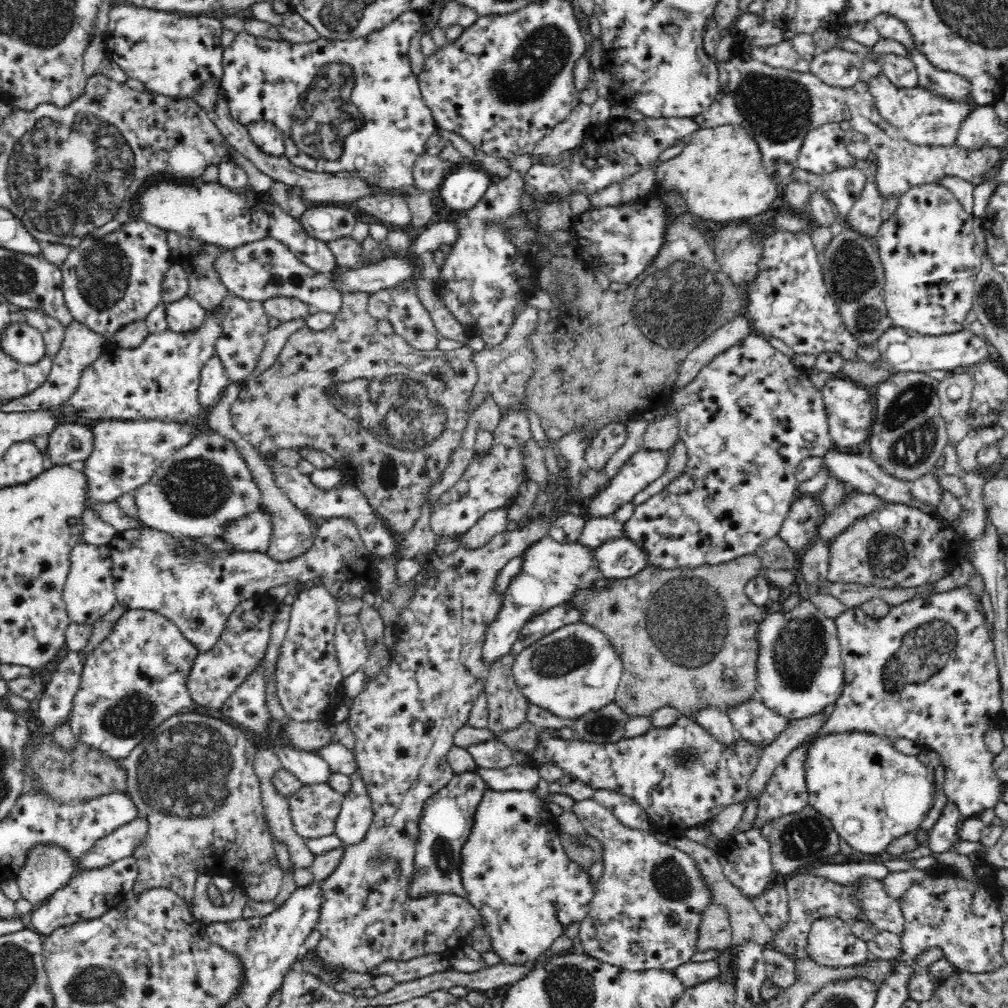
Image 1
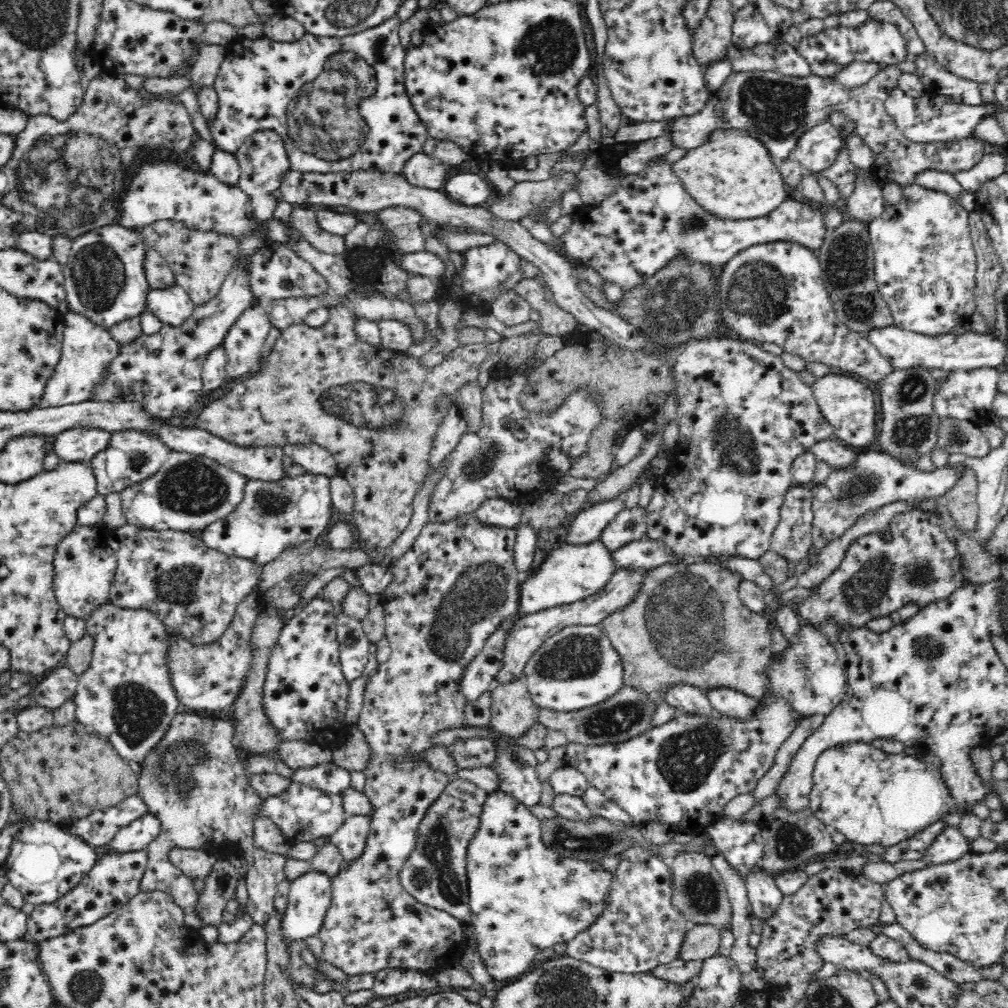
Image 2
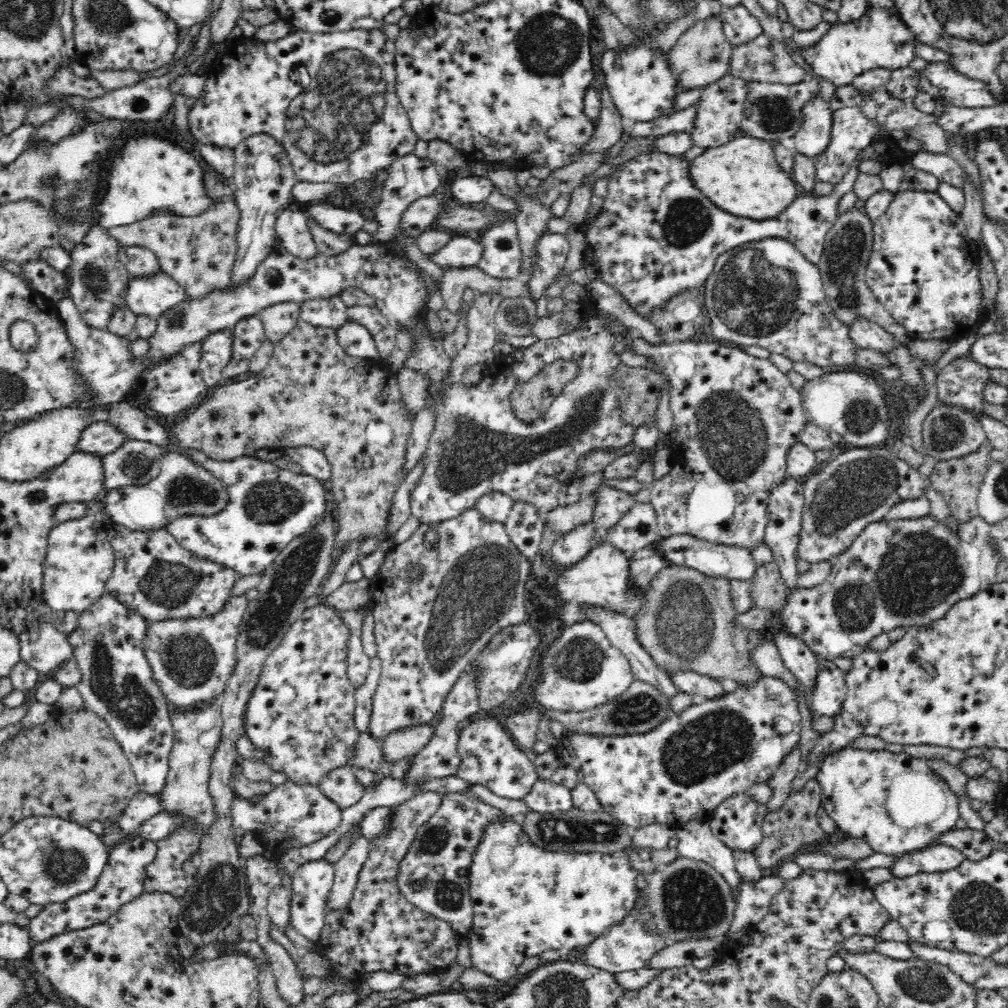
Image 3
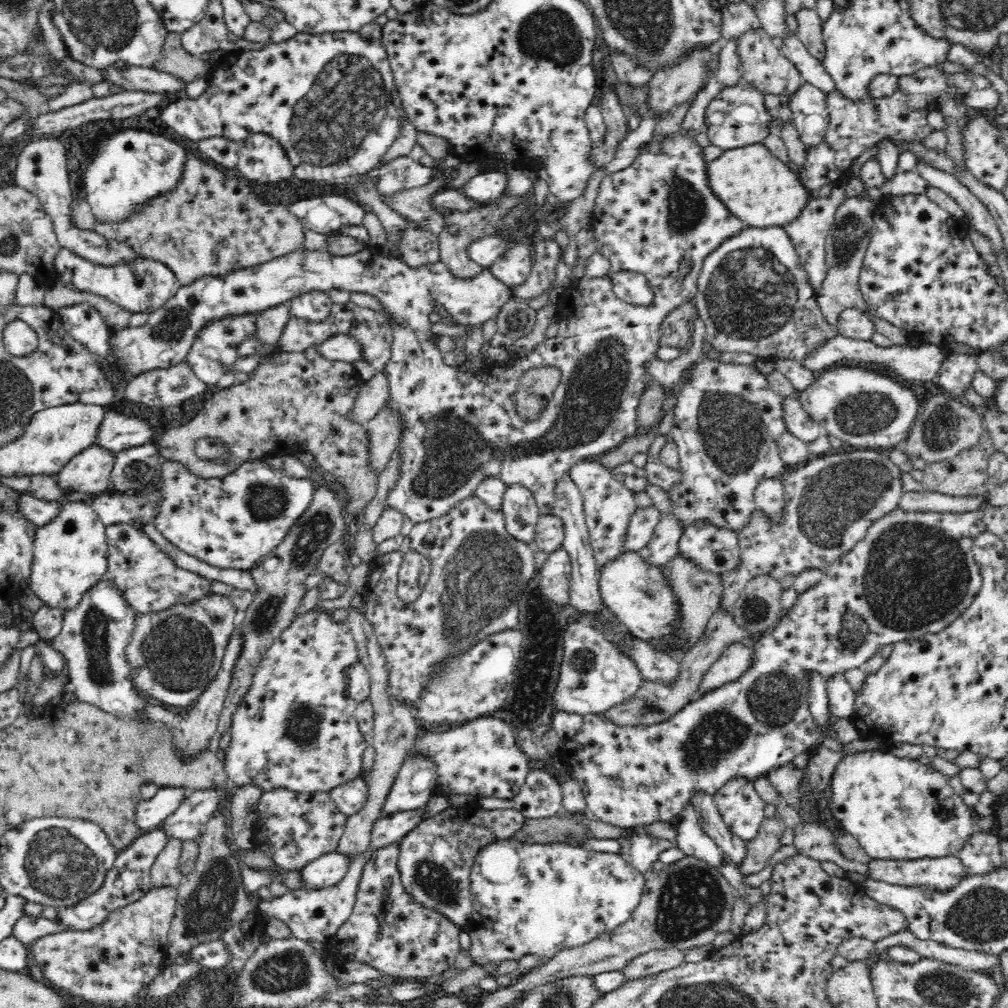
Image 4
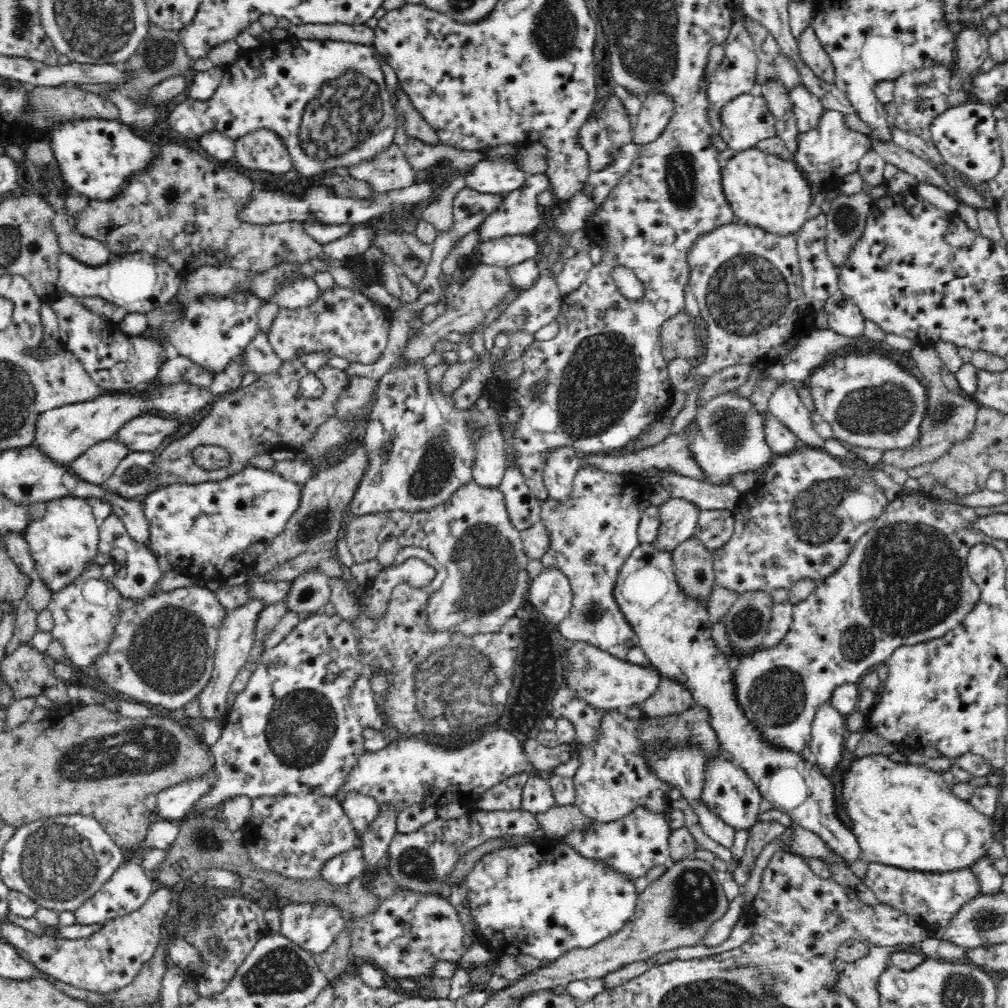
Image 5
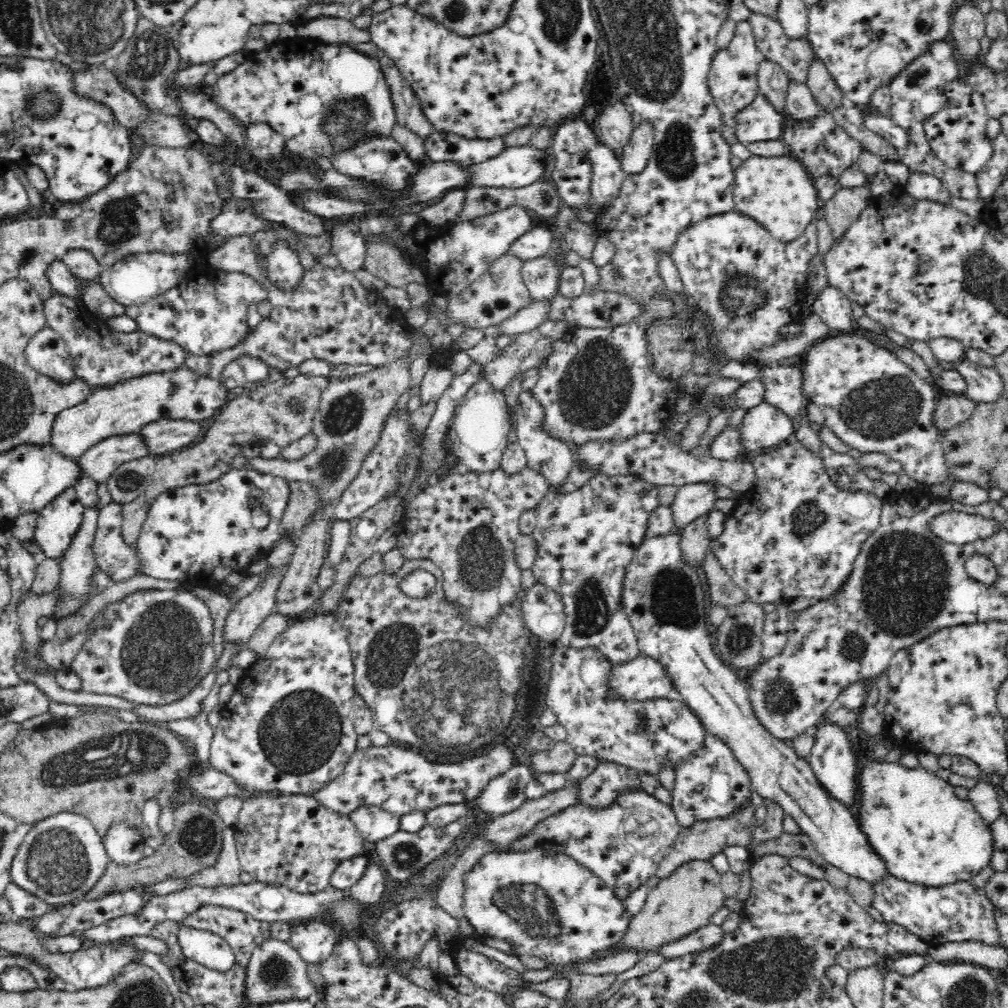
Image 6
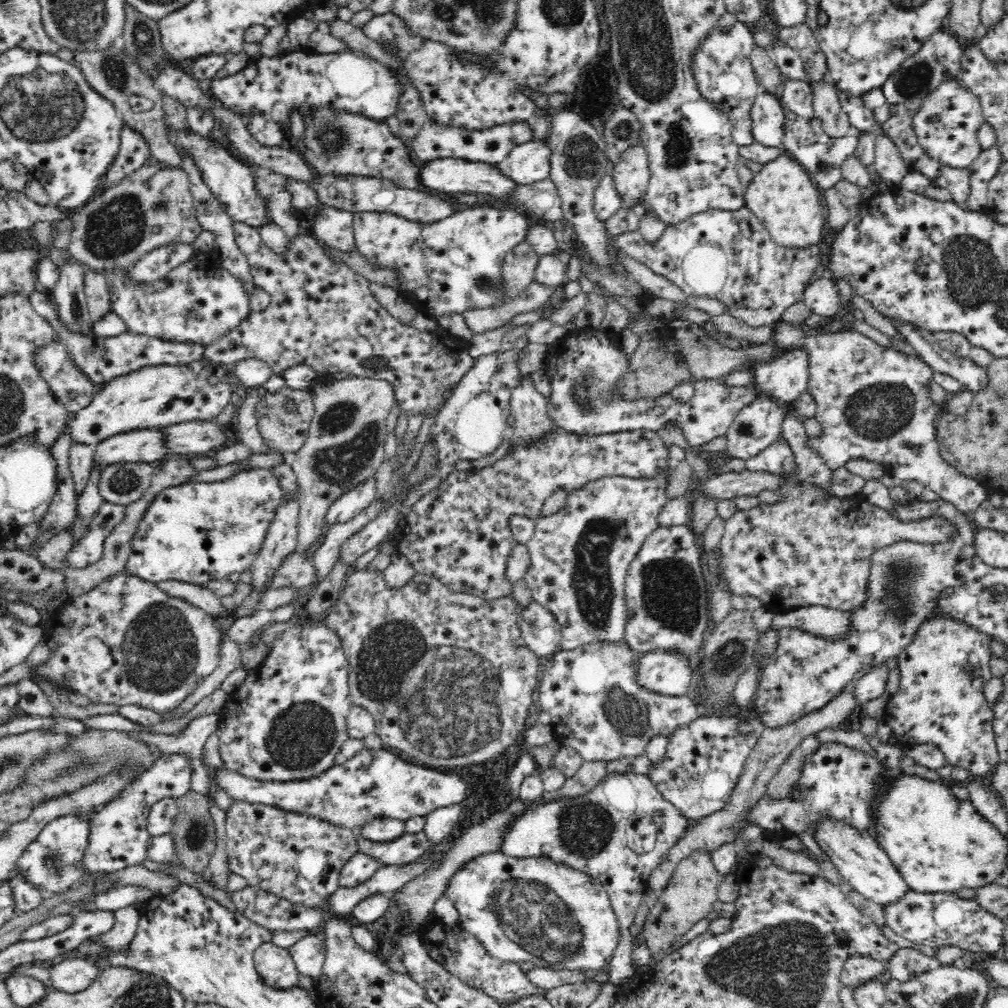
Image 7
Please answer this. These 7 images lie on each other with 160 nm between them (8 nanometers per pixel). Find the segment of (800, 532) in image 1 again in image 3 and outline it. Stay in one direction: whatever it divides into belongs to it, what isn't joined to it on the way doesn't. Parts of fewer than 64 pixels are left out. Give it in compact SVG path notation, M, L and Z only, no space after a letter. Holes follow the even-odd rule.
M791 477L780 482L769 495L766 519L768 519L765 527L765 542L772 552L774 552L775 562L779 566L782 579L786 583L789 592L798 589L799 575L796 571L796 548L798 547L799 535L802 523L802 512L804 509L804 490L802 483Z

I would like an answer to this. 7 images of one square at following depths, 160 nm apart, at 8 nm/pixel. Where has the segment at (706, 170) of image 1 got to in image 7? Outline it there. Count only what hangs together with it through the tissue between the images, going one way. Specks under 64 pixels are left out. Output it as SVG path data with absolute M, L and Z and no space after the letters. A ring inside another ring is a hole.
M784 153L773 161L763 164L762 170L754 176L752 182L744 189L746 206L762 221L770 236L780 247L806 248L817 245L822 240L824 224L826 224L824 206L822 206L822 198L820 198L822 192L812 180L811 173L792 159L790 155Z

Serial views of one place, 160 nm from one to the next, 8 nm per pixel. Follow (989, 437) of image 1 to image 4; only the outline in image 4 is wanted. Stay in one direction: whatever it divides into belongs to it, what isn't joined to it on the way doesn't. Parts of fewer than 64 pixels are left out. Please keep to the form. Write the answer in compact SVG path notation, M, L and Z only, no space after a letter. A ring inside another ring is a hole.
M856 449L850 453L810 456L804 465L788 466L778 477L788 500L784 502L783 514L778 523L760 509L752 512L749 522L737 532L738 566L732 570L720 572L722 583L721 606L732 612L736 600L748 582L760 575L770 575L778 580L784 576L797 575L803 570L818 569L824 571L834 561L852 549L864 539L868 528L879 518L888 515L899 508L904 494L900 484L901 471L892 464L889 457L877 454L872 449Z

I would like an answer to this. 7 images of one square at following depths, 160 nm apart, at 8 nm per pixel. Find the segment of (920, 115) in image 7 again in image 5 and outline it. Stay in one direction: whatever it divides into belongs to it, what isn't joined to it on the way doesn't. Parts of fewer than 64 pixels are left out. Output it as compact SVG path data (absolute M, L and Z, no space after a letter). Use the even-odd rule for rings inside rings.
M970 95L966 102L941 112L928 128L942 159L969 180L986 183L998 174L998 168L1002 166L1000 141L995 129L997 121L993 112L993 105L979 102Z

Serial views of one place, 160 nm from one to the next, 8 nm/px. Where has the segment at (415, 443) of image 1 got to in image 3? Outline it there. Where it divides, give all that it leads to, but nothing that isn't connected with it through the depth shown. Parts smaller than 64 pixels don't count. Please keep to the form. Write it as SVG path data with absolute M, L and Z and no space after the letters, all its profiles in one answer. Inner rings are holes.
M299 320L282 340L273 344L273 354L265 369L243 381L219 384L204 404L185 415L184 422L171 428L168 434L172 444L169 446L178 448L180 452L196 449L219 462L251 456L260 449L316 448L324 453L331 466L327 487L330 498L338 505L334 548L344 550L360 536L378 537L387 528L386 518L392 507L392 498L403 482L404 446L413 423L404 413L396 372L380 369L381 360L352 357L338 345L335 328L317 327Z

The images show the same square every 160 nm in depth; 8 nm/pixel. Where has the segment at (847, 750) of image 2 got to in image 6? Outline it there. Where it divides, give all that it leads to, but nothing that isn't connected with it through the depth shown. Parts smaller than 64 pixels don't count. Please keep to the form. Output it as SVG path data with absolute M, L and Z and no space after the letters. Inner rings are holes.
M874 758L869 760L864 769L859 774L859 793L860 793L860 808L857 809L859 816L859 826L868 837L870 846L876 851L876 854L885 862L888 867L890 875L894 875L900 880L906 882L926 885L929 887L941 887L957 882L969 881L972 876L976 876L980 871L984 870L990 865L990 858L992 858L992 851L994 850L994 843L992 841L992 831L990 825L982 820L982 817L976 812L973 804L969 800L962 800L954 792L954 787L947 783L947 781L938 777L935 772L925 770L922 767L906 768L900 767L898 763L881 763Z

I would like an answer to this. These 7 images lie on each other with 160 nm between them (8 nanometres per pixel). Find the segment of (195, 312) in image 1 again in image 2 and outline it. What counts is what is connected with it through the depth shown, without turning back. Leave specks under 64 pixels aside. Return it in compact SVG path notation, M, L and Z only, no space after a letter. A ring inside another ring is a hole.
M178 285L168 288L152 288L146 296L146 311L154 314L163 323L178 326L192 316L195 304L188 293Z

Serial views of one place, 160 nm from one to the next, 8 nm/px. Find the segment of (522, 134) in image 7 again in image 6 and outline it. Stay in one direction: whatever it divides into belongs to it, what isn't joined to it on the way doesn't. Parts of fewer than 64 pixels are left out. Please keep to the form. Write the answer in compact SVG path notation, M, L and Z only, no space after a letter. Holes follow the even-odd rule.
M432 132L424 138L426 161L451 161L466 168L498 156L505 148L504 136L490 139L468 139L448 132Z

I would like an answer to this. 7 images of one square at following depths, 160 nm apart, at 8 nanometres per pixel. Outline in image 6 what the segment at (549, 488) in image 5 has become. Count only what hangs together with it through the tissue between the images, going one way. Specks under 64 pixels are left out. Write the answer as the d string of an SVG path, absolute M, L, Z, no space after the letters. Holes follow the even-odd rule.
M522 390L519 394L513 420L512 438L520 445L520 448L524 449L527 466L548 479L550 487L555 491L556 487L560 487L561 483L566 481L568 474L576 463L574 454L572 454L572 446L552 436L543 427L545 408L536 400L531 391Z

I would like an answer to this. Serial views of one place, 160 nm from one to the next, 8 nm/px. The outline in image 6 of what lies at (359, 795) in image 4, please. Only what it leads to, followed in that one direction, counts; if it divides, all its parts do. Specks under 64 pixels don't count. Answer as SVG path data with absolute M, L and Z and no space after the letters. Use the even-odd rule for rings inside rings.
M365 806L351 812L351 821L368 846L392 836L400 828L400 817L383 808Z

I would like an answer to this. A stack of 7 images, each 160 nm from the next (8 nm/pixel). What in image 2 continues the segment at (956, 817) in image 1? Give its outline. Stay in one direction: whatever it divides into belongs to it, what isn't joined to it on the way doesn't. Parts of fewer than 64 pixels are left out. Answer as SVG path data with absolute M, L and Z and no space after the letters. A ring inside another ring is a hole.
M948 825L920 859L926 866L937 865L958 860L970 851L970 844L961 830Z

